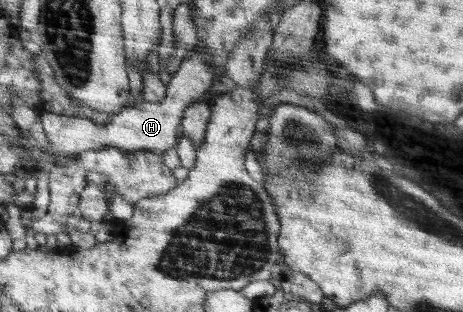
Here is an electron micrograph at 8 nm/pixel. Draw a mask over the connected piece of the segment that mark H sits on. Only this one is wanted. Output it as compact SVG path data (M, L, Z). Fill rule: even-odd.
M199 45L195 52L180 63L179 69L169 81L168 97L160 102L140 102L133 107L124 107L117 116L112 117L112 121L105 125L95 124L80 115L66 116L43 111L42 127L46 133L48 145L39 145L39 149L49 155L47 161L54 163L67 156L74 157L84 151L97 151L105 147L131 152L143 150L158 155L167 149L173 149L179 141L178 129L184 120L185 111L212 87L215 71L209 65L203 50L202 45Z

